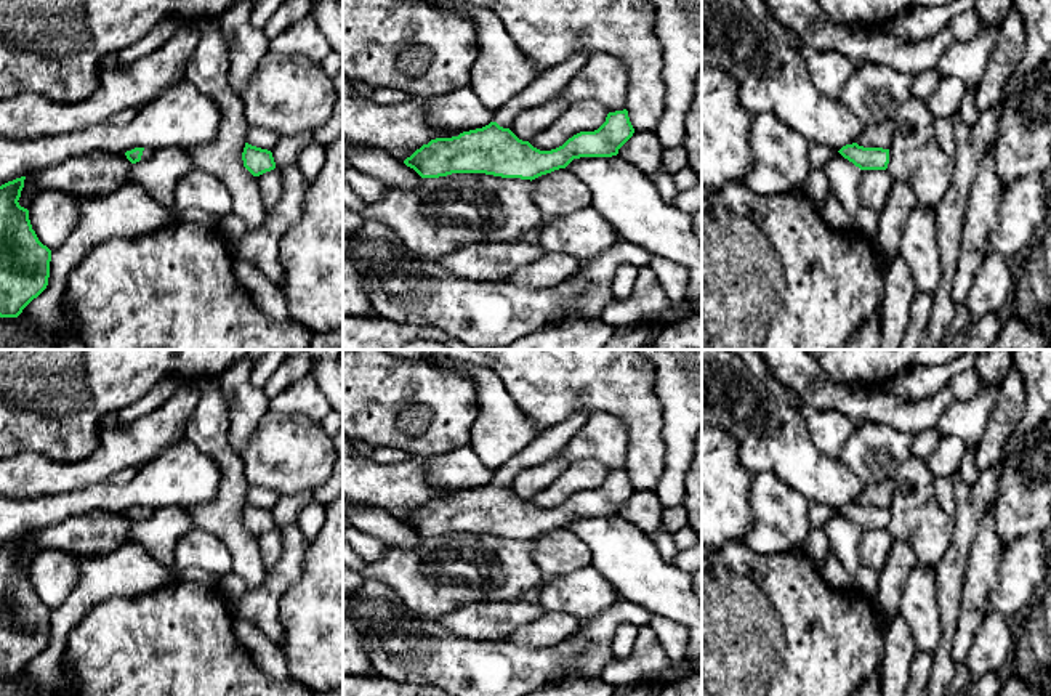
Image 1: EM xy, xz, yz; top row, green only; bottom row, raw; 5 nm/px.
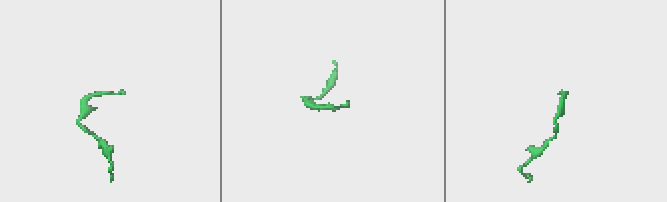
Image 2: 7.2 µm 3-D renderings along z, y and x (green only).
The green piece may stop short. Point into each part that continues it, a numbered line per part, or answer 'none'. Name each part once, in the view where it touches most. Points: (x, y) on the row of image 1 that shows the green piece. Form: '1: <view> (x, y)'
1: xz (547, 85)

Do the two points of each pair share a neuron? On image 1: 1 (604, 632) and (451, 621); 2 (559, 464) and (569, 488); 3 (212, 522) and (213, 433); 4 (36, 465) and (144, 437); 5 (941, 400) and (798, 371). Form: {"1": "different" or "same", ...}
{"1": "different", "2": "different", "3": "same", "4": "same", "5": "same"}

